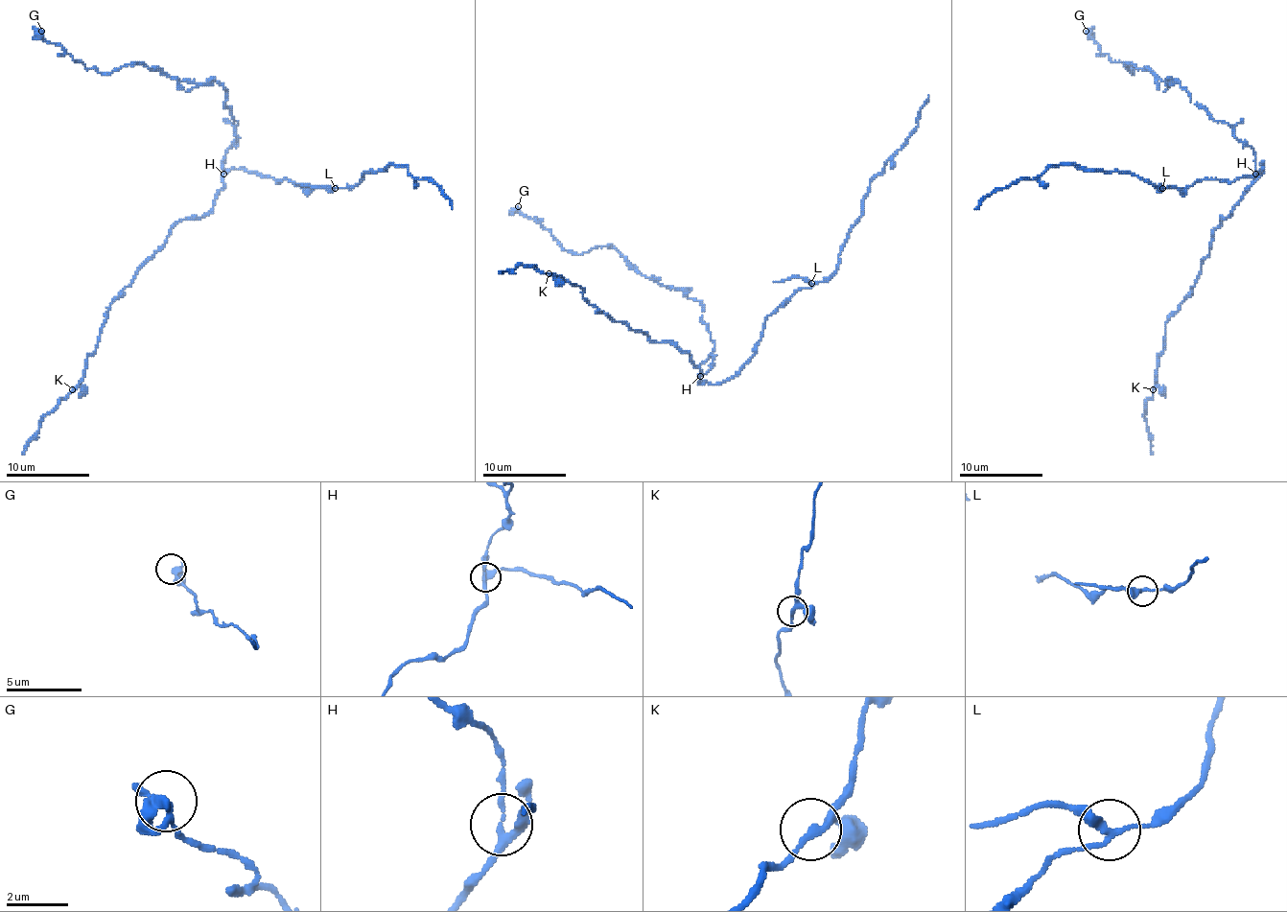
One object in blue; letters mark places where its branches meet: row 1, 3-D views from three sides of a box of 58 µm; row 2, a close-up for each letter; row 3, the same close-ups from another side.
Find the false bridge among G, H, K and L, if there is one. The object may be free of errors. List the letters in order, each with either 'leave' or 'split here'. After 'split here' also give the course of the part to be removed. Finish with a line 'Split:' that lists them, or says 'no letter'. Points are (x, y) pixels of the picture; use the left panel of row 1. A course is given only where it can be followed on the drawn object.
G: leave
H: leave
K: leave
L: split here; foreign part runs (335, 188), (296, 183)
Split: L

